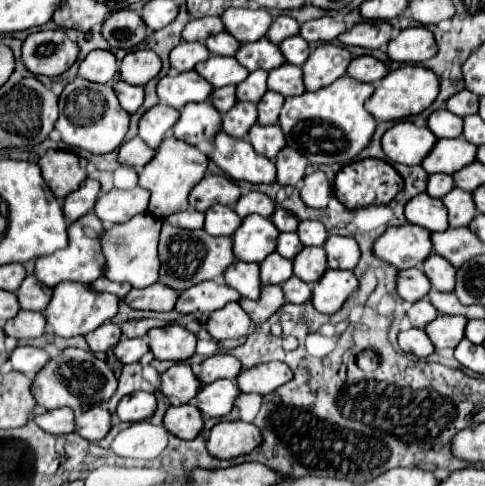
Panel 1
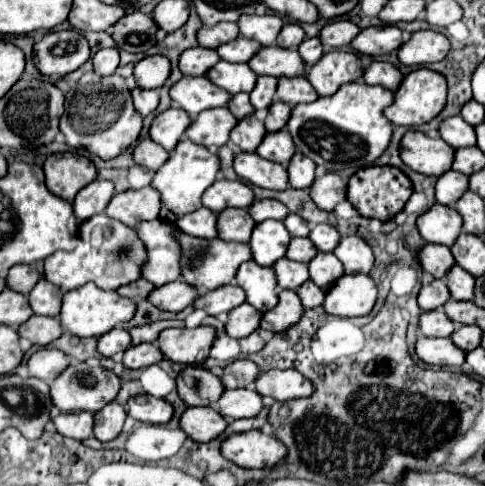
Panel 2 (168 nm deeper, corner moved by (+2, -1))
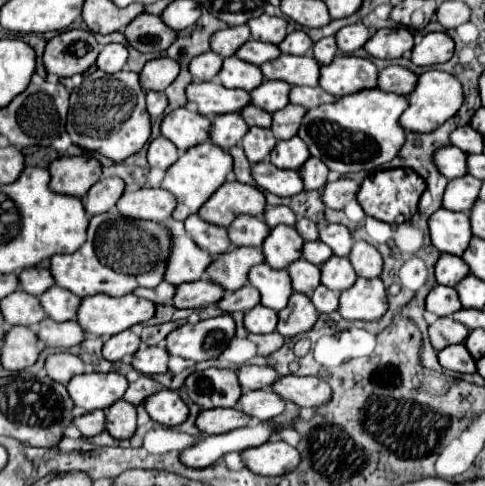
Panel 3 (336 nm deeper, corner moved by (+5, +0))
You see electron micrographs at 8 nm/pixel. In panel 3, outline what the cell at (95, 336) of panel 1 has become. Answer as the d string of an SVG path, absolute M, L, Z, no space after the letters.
M121 331L113 335L109 341L103 345L103 357L107 361L119 361L123 357L129 357L137 351L139 347L139 337L133 331Z

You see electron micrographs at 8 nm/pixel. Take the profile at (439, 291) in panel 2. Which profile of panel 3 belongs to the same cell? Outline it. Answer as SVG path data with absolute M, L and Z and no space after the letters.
M437 285L429 291L427 299L425 299L425 309L443 317L443 315L451 315L453 311L461 309L457 291L453 287L445 287L445 285Z

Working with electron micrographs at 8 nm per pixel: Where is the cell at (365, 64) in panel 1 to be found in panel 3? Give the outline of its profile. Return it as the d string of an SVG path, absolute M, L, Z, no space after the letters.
M389 65L379 71L379 89L381 91L391 91L397 95L409 95L411 89L417 83L417 75L411 73L405 67L399 65Z

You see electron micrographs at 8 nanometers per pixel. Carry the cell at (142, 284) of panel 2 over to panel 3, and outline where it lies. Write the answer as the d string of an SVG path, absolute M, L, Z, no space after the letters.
M159 283L155 289L137 289L137 291L133 291L137 297L143 297L143 299L149 299L149 301L153 301L153 303L163 303L163 305L167 305L167 303L171 303L171 297L173 297L173 291L175 291L175 287L171 285L171 283Z

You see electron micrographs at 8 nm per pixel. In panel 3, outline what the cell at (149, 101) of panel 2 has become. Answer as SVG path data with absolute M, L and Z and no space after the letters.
M147 91L147 111L151 115L151 119L157 119L167 107L167 97L163 93L157 91Z

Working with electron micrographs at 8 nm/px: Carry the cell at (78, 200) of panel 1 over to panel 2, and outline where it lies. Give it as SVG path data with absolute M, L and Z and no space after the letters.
M94 180L92 184L88 184L86 188L82 188L74 200L74 212L76 218L80 222L92 218L94 214L104 212L104 208L108 206L108 202L114 196L114 184L108 180Z

